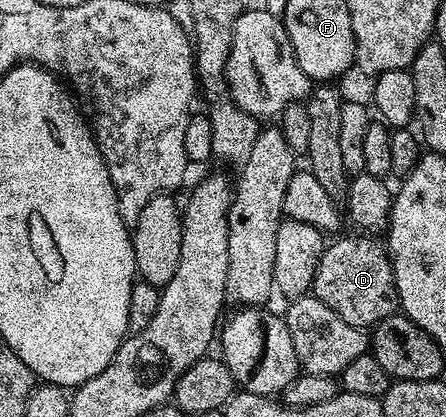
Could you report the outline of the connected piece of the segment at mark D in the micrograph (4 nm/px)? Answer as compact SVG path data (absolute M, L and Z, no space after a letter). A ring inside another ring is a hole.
M361 237L365 238L341 238L326 245L315 272L311 294L337 312L347 324L372 328L398 313L399 303L388 249L372 237Z

